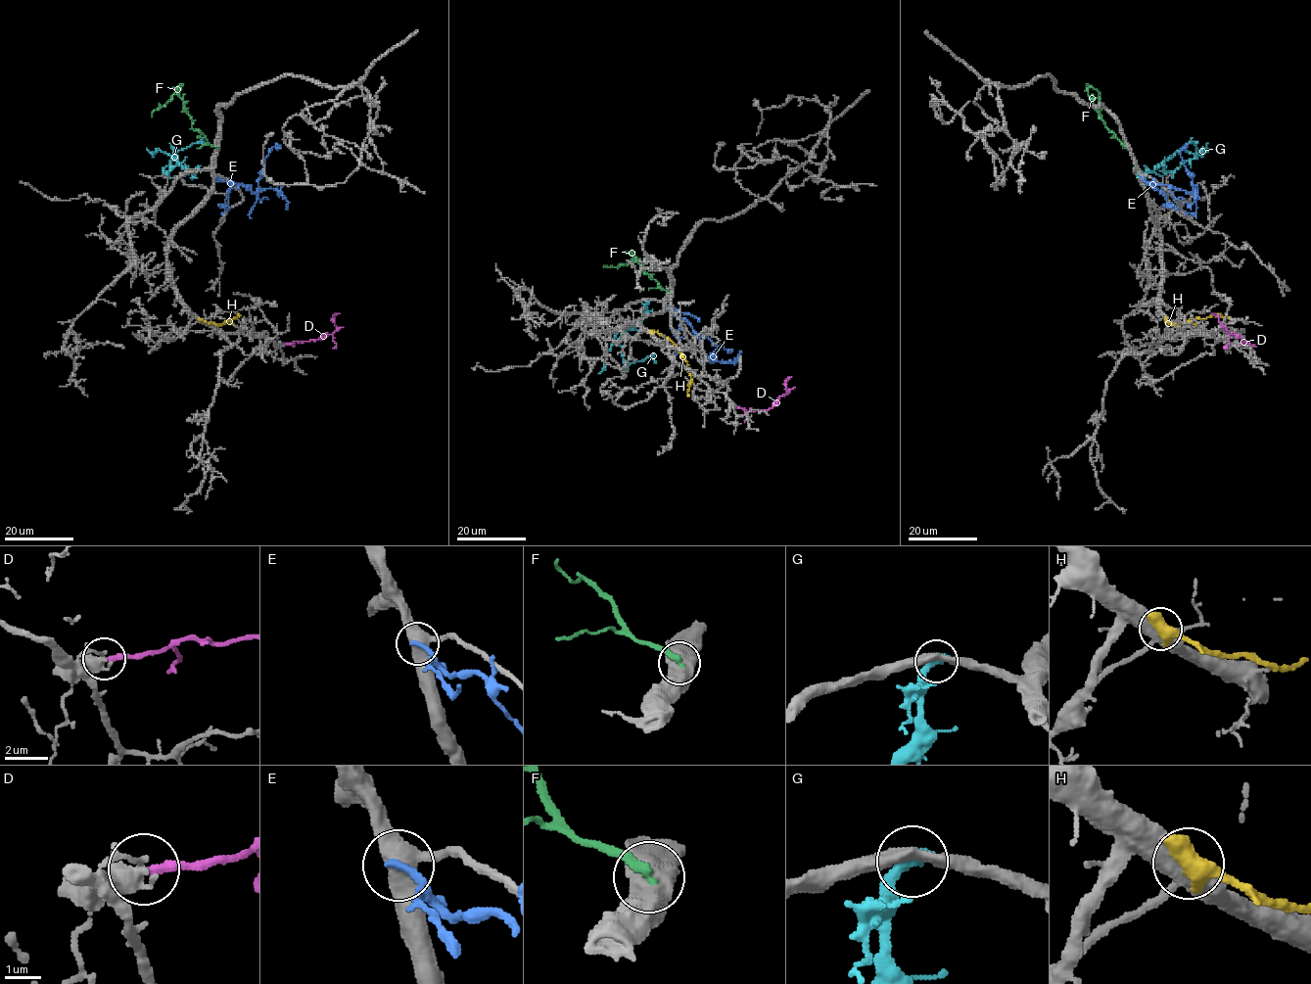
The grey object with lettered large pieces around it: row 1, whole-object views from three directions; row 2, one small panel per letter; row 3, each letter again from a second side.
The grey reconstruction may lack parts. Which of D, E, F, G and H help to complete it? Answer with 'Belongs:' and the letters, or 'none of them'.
Belongs: none of them

